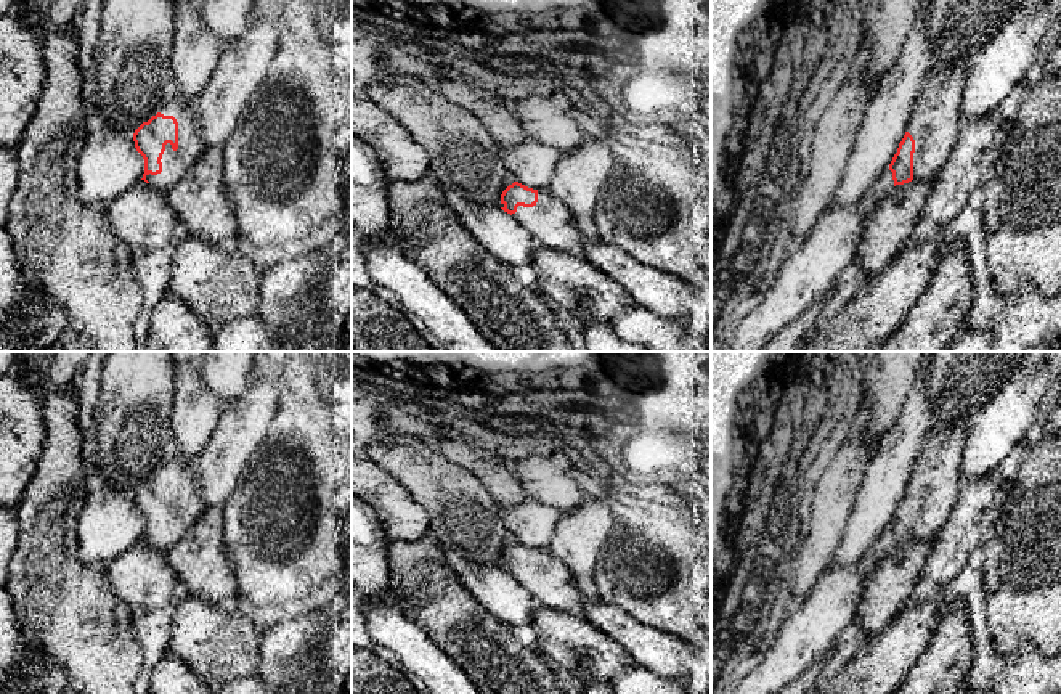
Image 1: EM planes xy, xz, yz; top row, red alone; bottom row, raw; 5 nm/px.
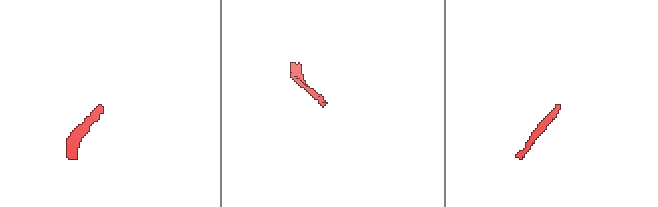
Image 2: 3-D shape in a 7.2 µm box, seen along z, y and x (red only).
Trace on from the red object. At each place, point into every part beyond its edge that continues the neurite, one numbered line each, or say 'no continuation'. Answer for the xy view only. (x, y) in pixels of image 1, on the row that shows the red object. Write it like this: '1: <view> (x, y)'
1: xy (175, 164)

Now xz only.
1: xz (551, 224)

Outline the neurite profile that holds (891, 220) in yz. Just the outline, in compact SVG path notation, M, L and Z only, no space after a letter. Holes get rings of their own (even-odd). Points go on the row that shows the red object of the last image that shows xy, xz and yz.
M931 180L894 188L870 210L856 262L864 273L880 275L902 251L933 190Z

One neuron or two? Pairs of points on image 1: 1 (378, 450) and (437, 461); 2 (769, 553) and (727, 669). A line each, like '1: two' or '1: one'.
1: one
2: one

